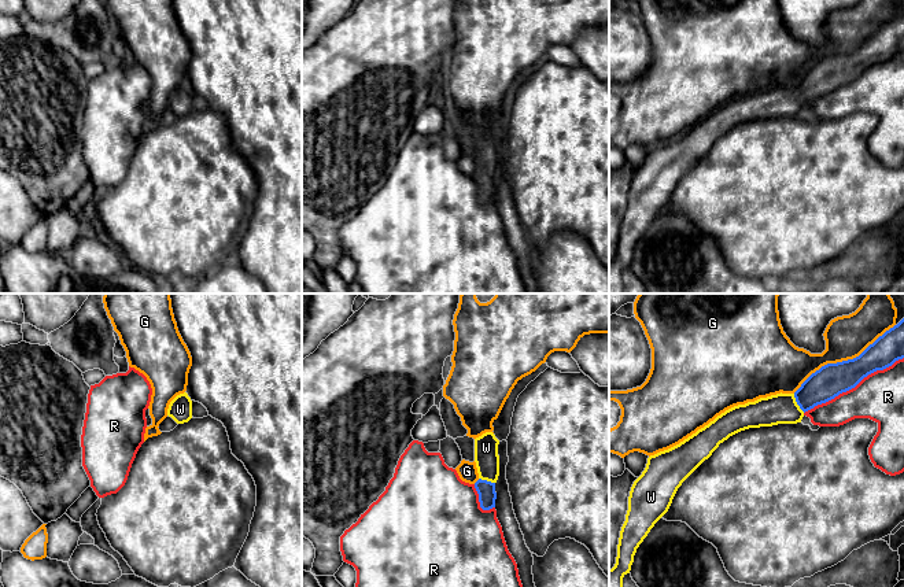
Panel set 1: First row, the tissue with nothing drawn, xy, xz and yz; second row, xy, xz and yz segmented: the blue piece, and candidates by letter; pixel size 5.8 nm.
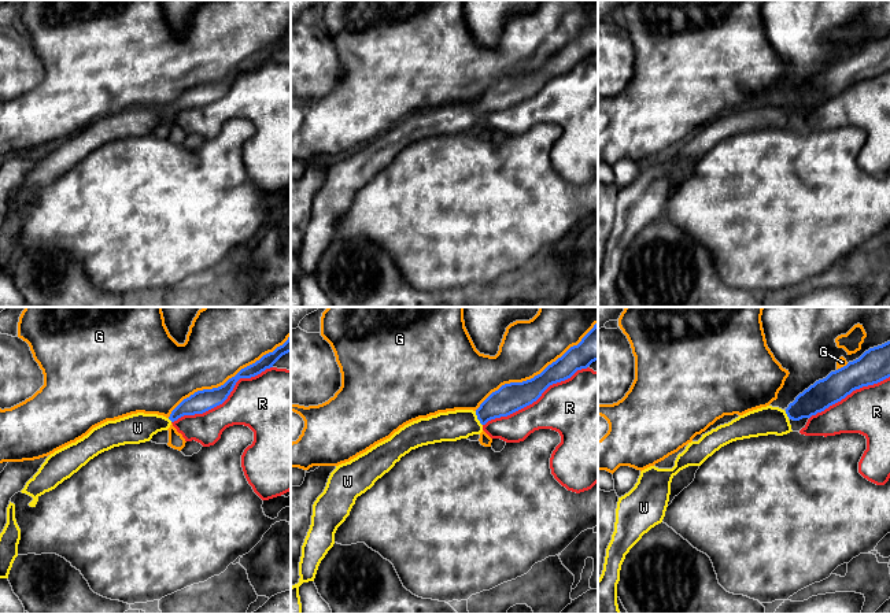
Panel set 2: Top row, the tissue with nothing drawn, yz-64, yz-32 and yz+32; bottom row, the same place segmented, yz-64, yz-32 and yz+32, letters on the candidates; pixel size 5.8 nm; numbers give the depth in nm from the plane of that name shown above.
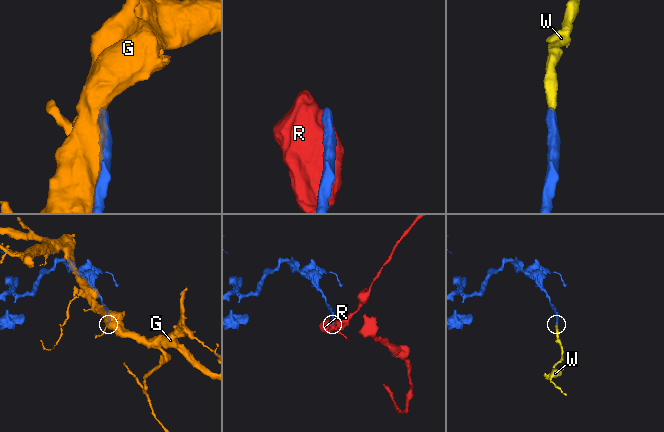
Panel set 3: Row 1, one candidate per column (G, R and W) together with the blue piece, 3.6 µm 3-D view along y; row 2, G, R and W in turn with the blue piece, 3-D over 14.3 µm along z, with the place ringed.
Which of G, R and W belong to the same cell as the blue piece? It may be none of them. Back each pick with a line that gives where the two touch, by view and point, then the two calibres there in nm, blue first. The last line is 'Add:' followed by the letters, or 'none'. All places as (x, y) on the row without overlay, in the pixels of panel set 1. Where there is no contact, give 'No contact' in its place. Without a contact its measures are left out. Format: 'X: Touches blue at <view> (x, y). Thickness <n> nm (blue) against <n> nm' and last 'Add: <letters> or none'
W: Touches blue at yz (797, 96). Thickness 190 nm (blue) against 180 nm
Add: W

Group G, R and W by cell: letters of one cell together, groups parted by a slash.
G / R / W

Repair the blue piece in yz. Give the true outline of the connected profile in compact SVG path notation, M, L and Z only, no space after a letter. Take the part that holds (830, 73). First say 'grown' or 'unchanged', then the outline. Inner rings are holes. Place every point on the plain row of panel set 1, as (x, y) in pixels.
grown; M904 11L859 49L822 59L794 86L781 85L734 99L679 137L650 148L630 184L616 256L609 262L609 294L624 294L623 270L631 263L637 241L668 204L682 176L720 136L749 121L801 115L805 104L855 81L868 67L903 51Z

